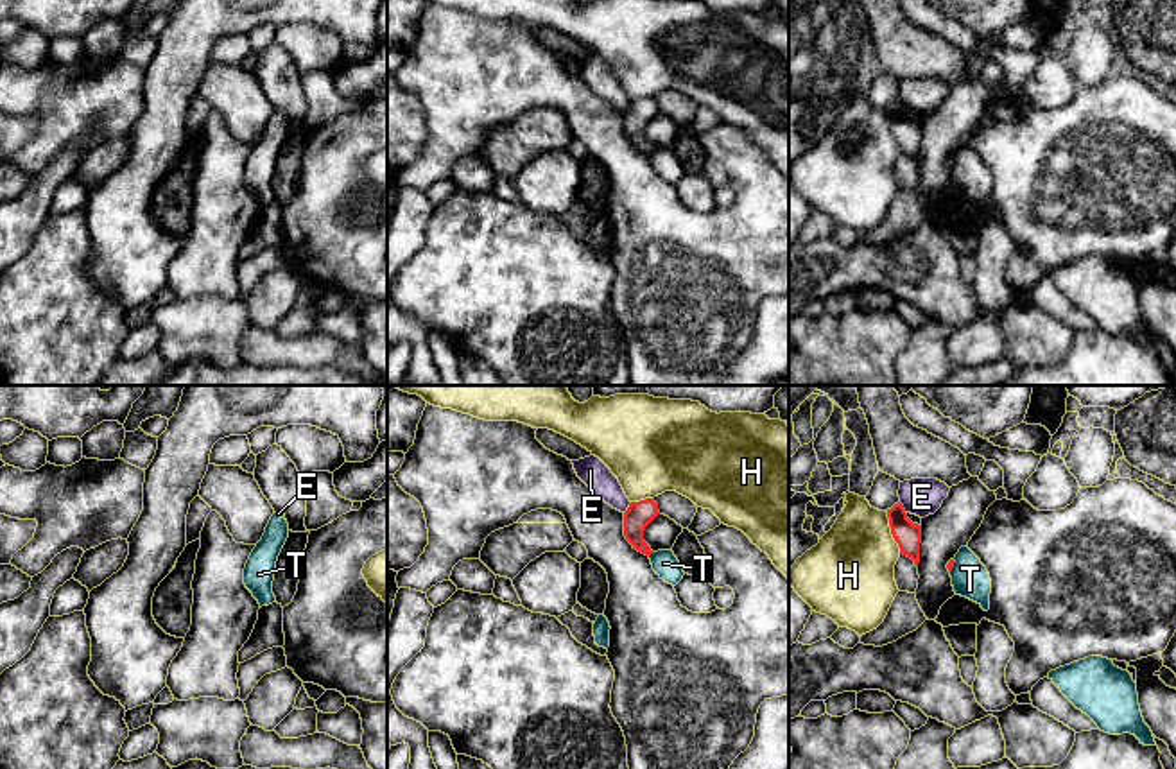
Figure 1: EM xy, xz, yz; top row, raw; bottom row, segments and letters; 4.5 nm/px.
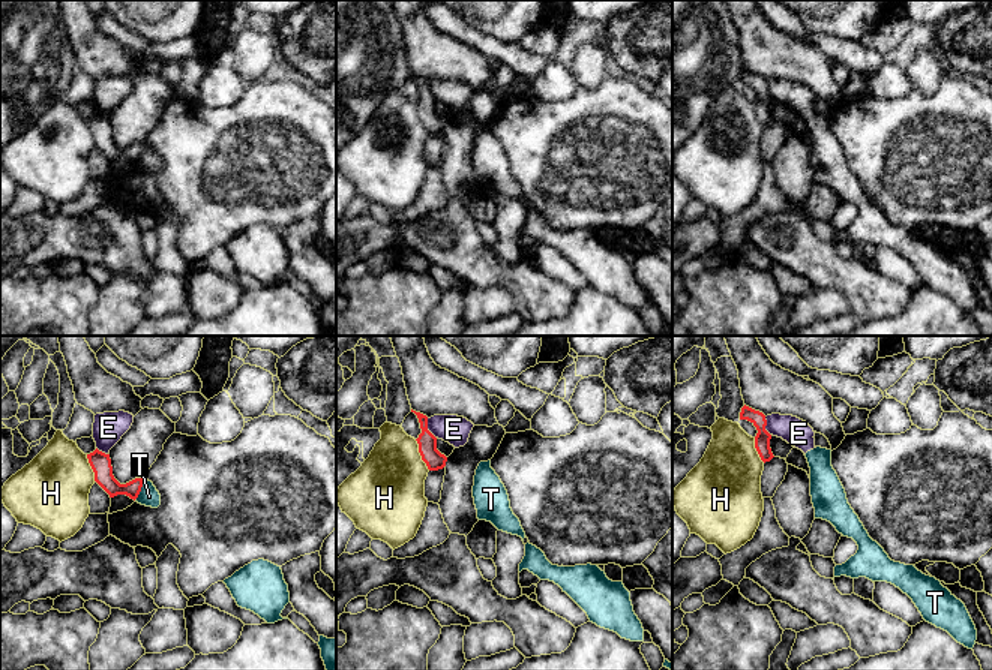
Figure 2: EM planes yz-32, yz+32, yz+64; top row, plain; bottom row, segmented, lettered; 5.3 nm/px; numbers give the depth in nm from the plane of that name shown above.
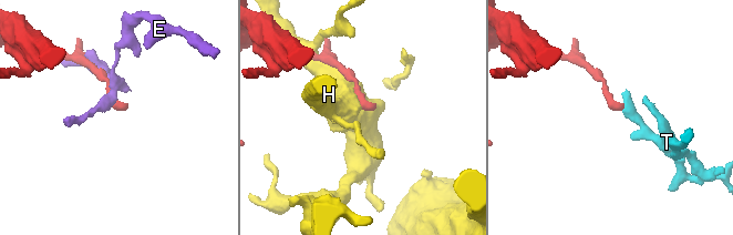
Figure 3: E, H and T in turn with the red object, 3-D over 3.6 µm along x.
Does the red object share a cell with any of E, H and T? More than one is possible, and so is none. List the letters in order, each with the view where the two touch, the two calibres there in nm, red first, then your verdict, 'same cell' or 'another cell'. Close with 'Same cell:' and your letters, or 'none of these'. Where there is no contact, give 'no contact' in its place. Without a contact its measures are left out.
E: meets red in xz; 120 nm thick on the red side, 120 nm on the other; another cell
H: meets red in yz; 120 nm thick on the red side, 380 nm on the other; another cell
T: meets red in yz; 30 nm thick on the red side, 170 nm on the other; another cell
Same cell: none of these

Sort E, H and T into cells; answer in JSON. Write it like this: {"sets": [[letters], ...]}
{"sets": [["E", "T"], ["H"]]}

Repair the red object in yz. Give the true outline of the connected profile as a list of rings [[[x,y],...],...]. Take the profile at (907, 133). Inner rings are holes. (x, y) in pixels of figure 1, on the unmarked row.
[[[898,100],[887,108],[889,125],[900,152],[911,156],[914,163],[920,161],[921,124],[907,117],[904,104]]]

